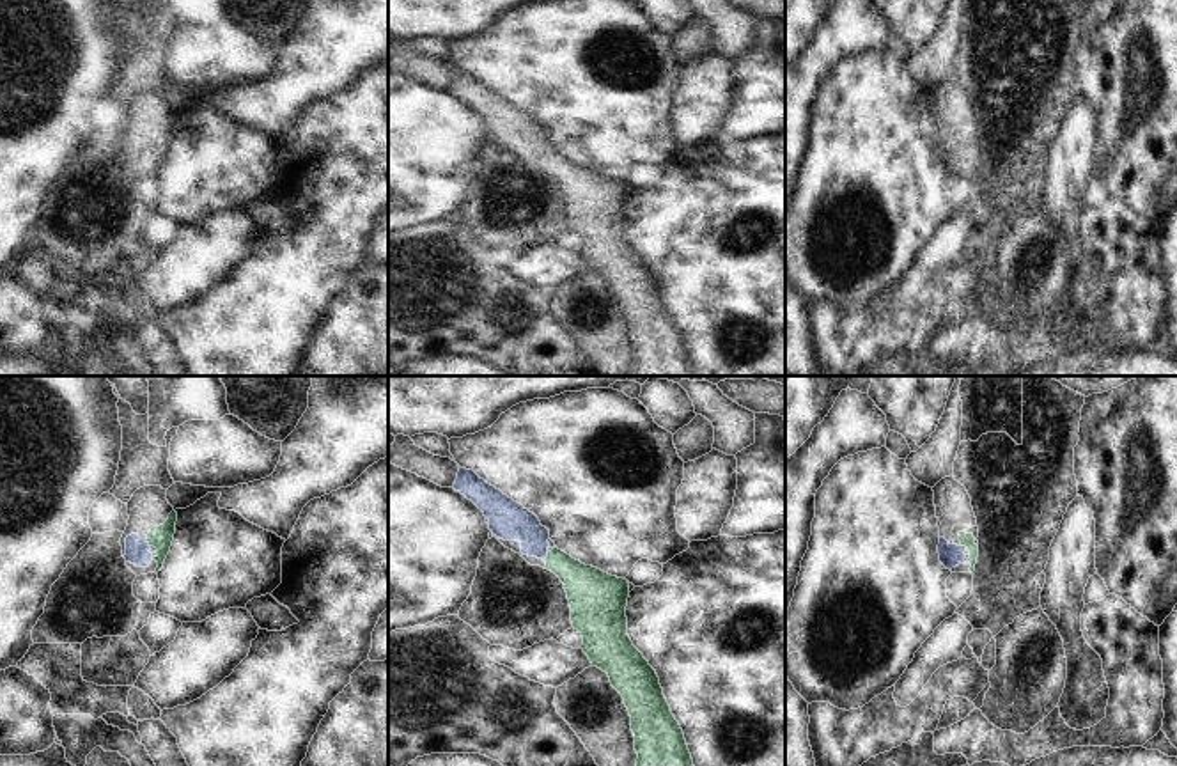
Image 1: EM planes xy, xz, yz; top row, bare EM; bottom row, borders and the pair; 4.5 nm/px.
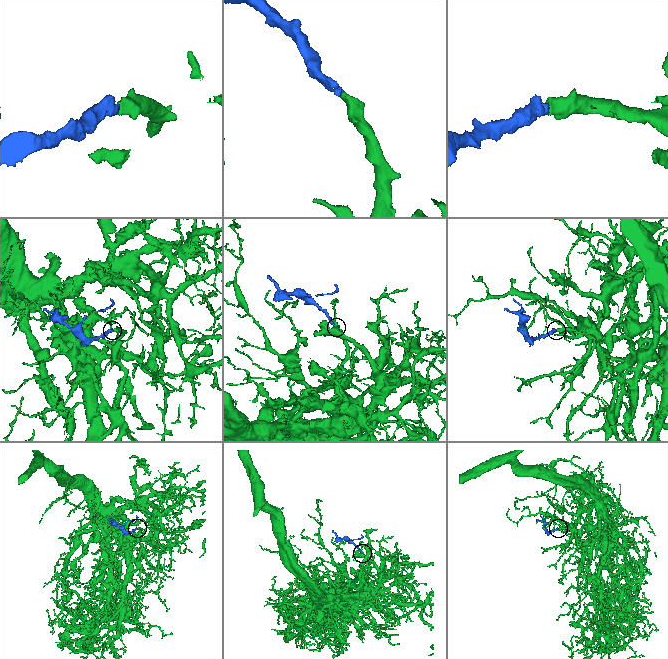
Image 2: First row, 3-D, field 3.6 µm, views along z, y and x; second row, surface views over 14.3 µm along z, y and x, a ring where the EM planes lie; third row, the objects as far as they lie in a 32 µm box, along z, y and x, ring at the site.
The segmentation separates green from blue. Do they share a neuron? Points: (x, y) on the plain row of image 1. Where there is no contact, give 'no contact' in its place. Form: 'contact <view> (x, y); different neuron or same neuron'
contact xy (148, 144); same neuron

